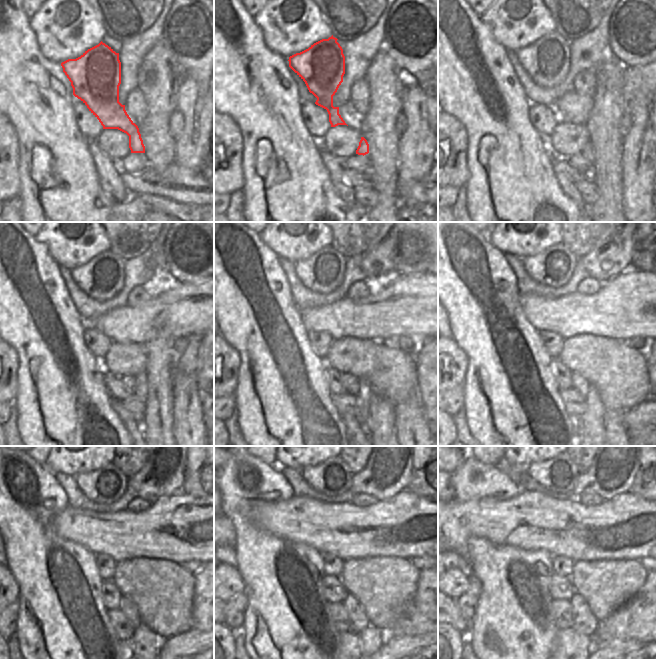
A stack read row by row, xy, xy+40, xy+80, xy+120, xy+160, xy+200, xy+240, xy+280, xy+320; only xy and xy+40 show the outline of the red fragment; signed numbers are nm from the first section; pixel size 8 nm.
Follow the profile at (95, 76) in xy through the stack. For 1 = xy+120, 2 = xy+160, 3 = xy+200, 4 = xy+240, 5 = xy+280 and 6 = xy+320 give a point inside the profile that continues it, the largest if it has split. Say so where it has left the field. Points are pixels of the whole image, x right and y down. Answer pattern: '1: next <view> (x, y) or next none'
1: next xy+120 (101, 278)
2: next xy+160 (322, 272)
3: next xy+200 (553, 267)
4: next xy+240 (105, 486)
5: next xy+280 (331, 478)
6: next xy+320 (557, 476)

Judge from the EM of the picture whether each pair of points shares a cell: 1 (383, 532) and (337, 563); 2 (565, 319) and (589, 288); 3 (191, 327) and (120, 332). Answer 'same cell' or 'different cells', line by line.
1: different cells
2: different cells
3: same cell

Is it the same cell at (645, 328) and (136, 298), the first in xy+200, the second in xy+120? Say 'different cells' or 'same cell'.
different cells

